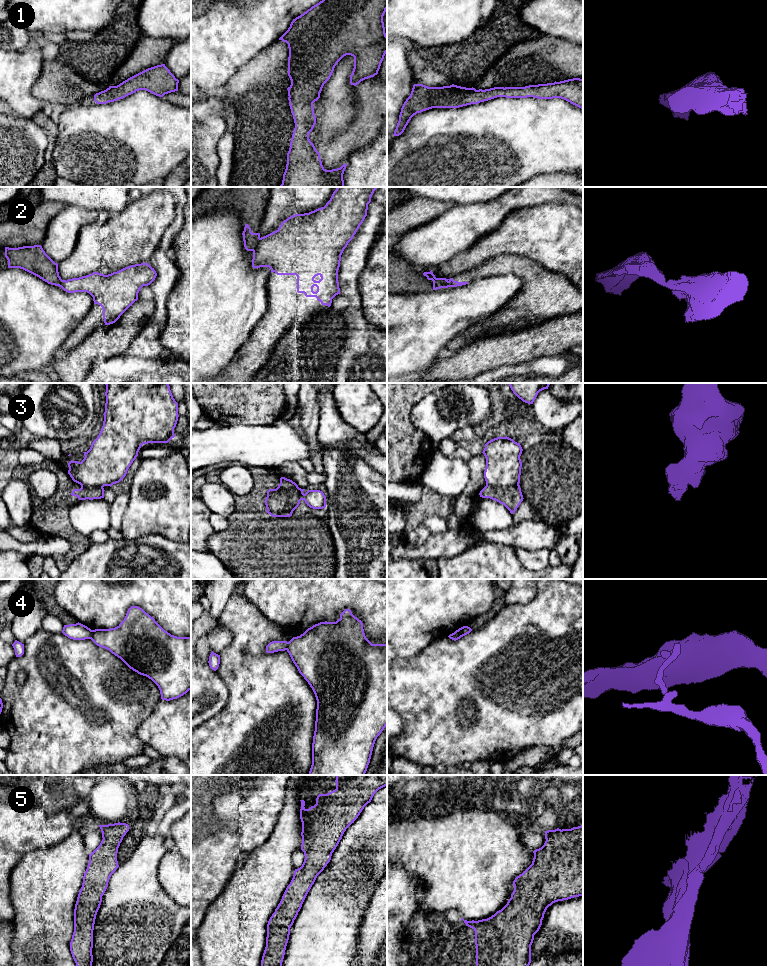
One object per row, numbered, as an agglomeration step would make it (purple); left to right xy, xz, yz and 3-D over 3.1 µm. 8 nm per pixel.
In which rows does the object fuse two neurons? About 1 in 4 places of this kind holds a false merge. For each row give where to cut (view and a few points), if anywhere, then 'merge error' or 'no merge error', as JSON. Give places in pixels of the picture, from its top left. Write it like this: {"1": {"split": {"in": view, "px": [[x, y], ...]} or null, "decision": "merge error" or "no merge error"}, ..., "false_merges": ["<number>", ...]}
{"1": {"split": null, "decision": "no merge error"}, "2": {"split": {"in": "xz", "px": [[260, 238], [253, 251]]}, "decision": "merge error"}, "3": {"split": {"in": "xz", "px": [[285, 488], [289, 494], [289, 508], [283, 511], [280, 516]]}, "decision": "merge error"}, "4": {"split": {"in": "xy", "px": [[92, 630], [90, 638]]}, "decision": "merge error"}, "5": {"split": null, "decision": "no merge error"}, "false_merges": ["2", "3", "4"]}

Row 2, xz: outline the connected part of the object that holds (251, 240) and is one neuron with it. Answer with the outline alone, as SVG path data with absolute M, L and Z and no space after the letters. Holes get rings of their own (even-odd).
M245 224L242 235L245 249L247 251L254 251L260 240L260 233L252 233L249 225Z

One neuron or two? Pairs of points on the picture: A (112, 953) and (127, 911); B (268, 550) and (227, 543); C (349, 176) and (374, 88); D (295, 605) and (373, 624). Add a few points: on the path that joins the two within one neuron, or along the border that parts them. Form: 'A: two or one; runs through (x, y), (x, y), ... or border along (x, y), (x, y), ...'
A: one; runs through (122, 943), (127, 938), (127, 921)
B: one; runs through (258, 550), (252, 547), (237, 547)
C: two; border along (376, 136), (365, 146), (356, 149), (346, 163)
D: one; runs through (315, 603), (356, 604)

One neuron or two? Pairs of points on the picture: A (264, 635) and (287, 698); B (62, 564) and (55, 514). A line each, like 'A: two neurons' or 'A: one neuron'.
A: one neuron
B: one neuron

